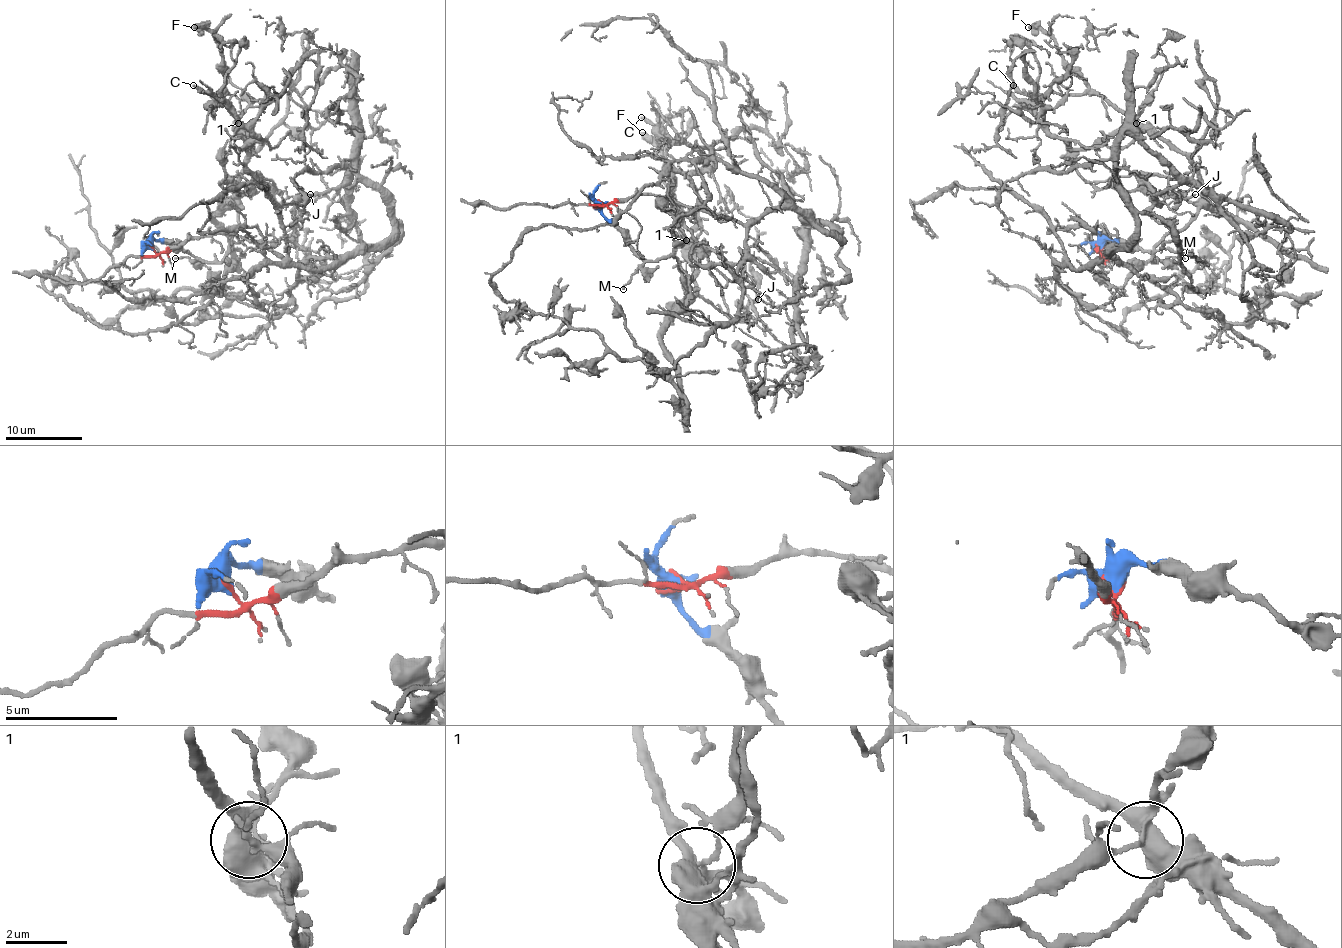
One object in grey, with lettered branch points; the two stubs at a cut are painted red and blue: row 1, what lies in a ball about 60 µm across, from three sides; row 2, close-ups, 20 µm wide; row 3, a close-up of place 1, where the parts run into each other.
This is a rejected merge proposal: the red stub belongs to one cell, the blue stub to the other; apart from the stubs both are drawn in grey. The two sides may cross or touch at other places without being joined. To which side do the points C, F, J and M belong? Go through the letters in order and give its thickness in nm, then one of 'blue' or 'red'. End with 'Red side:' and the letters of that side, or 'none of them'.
C: calibre 280 nm; blue
F: calibre 440 nm; blue
J: calibre 130 nm; red
M: calibre 110 nm; blue
Red side: J

